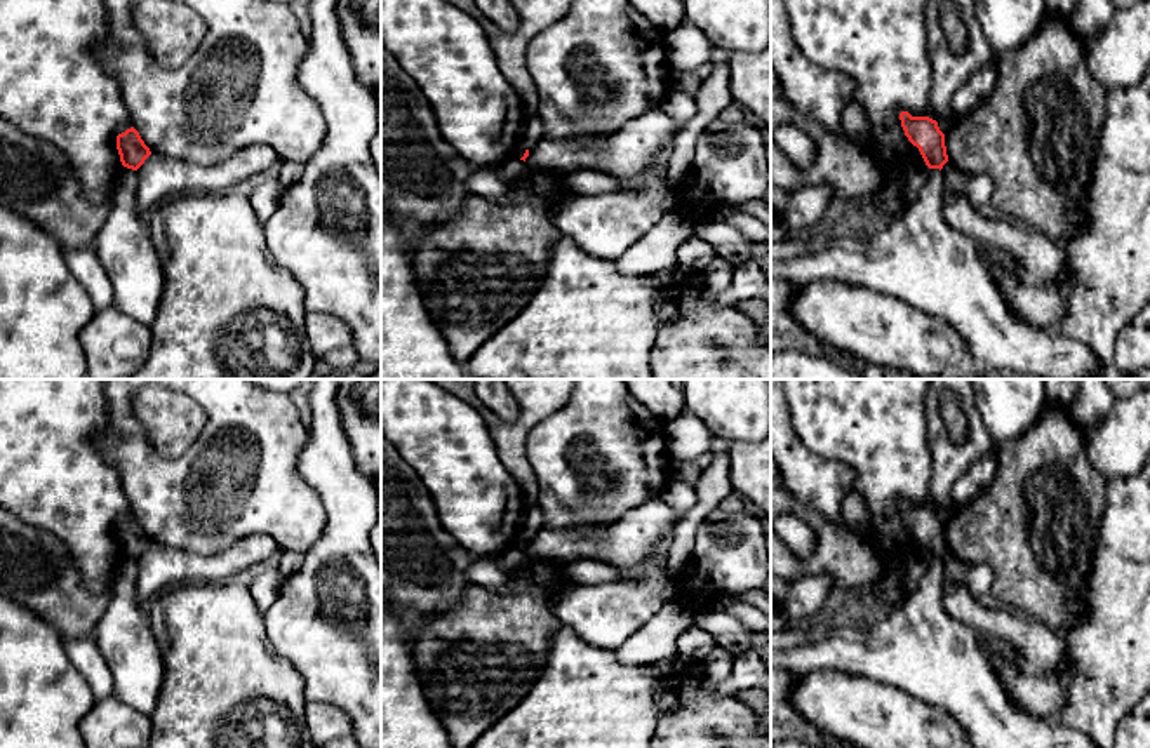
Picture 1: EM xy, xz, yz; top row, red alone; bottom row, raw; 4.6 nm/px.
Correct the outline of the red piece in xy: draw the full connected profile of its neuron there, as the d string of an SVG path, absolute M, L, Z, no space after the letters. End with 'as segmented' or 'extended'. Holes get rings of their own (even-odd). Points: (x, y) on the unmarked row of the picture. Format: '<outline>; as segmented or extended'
M134 517L117 525L117 539L122 555L132 560L137 560L151 544L150 538L144 534L144 531Z; as segmented

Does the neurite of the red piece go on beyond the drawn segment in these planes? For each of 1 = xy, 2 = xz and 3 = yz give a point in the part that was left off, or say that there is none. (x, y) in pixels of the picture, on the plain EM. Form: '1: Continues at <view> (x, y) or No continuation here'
1: No continuation here
2: No continuation here
3: No continuation here

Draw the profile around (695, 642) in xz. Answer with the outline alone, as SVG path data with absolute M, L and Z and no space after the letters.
M696 624L679 635L675 647L677 656L691 656L705 661L724 652L717 640Z

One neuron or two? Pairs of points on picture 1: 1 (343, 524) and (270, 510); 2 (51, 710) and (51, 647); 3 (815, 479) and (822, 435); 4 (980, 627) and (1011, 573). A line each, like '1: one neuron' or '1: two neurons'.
1: two neurons
2: one neuron
3: two neurons
4: two neurons

